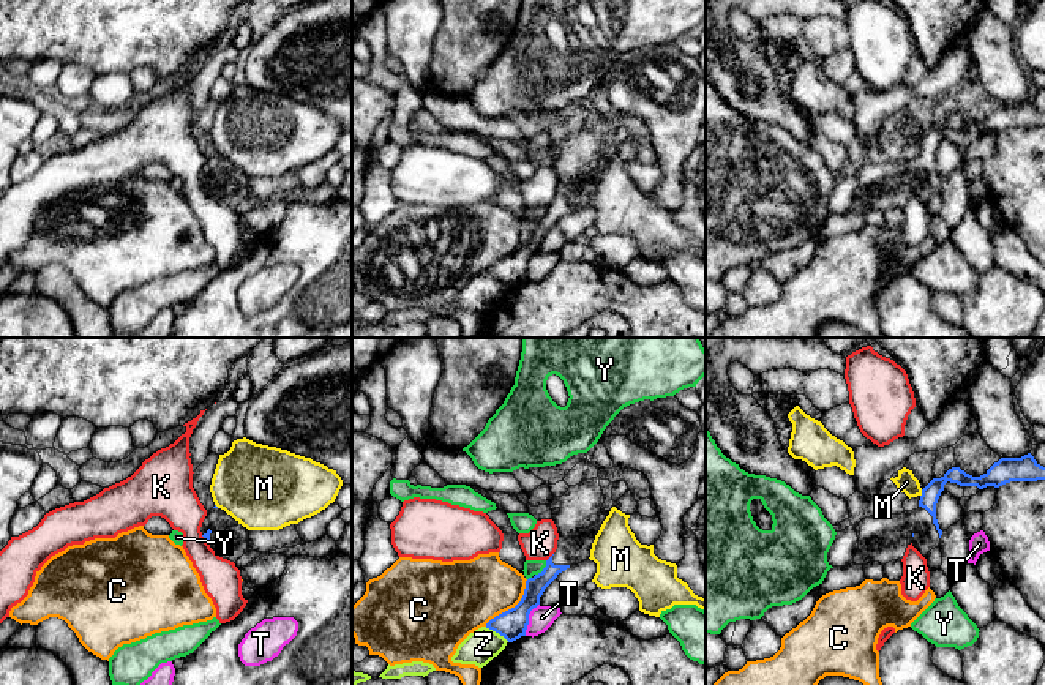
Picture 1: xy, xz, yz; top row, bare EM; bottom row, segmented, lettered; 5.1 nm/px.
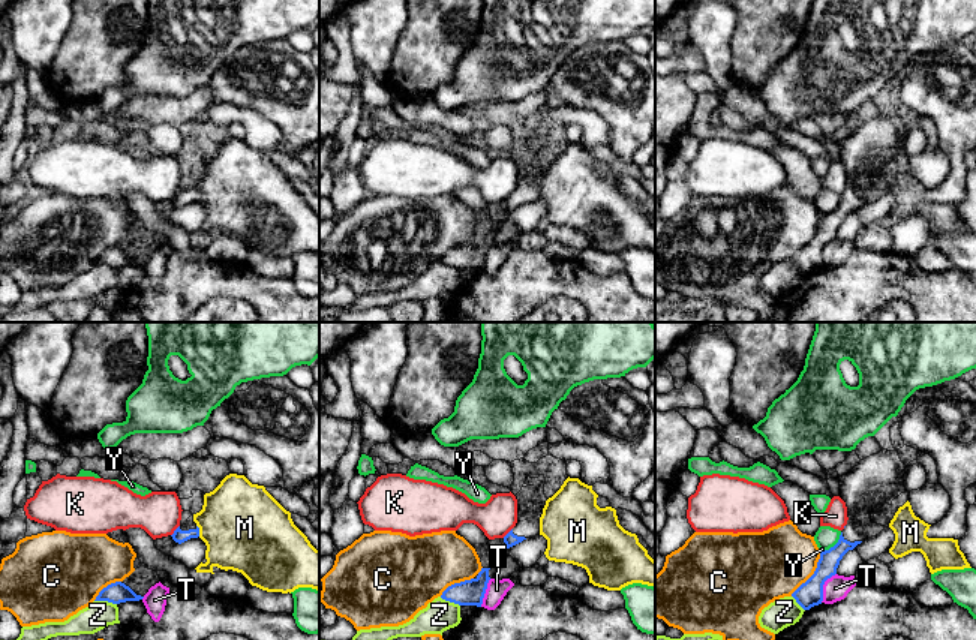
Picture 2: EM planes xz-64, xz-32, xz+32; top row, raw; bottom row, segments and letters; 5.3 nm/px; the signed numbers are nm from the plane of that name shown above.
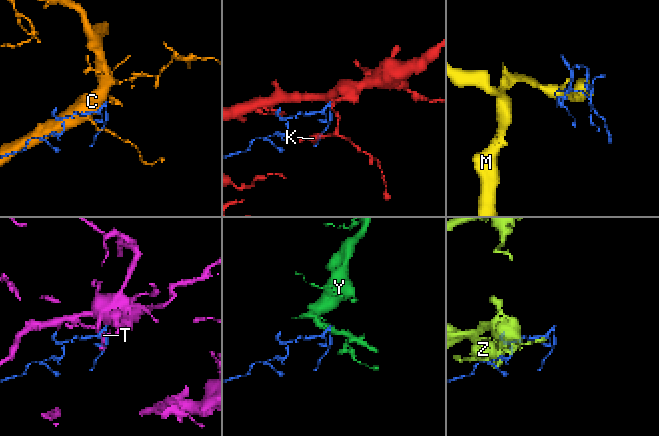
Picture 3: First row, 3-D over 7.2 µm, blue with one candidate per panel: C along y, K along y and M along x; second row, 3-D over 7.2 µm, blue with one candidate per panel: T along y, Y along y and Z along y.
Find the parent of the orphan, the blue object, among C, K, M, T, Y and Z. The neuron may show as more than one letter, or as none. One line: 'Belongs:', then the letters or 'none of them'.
Belongs: none of them

